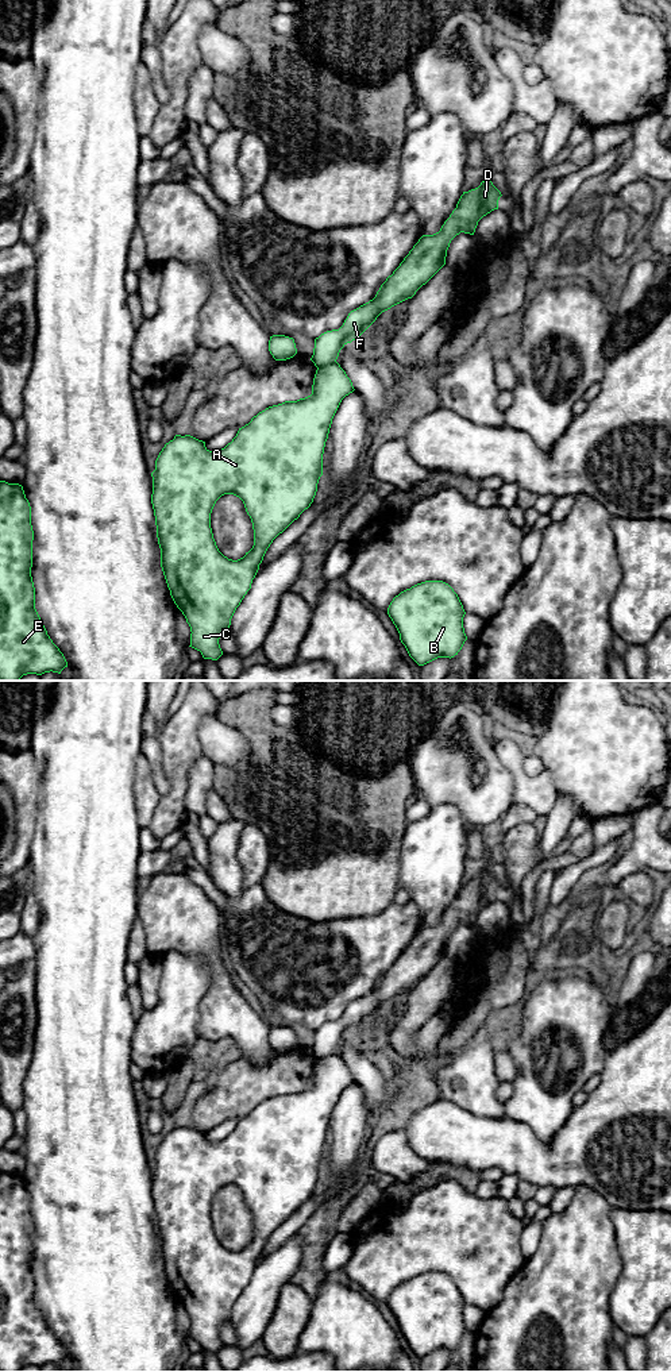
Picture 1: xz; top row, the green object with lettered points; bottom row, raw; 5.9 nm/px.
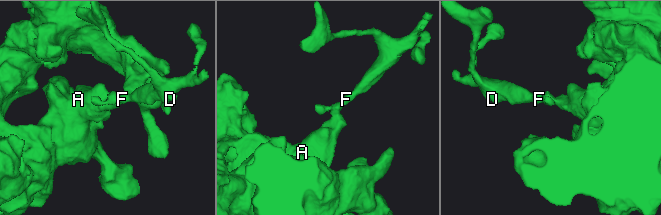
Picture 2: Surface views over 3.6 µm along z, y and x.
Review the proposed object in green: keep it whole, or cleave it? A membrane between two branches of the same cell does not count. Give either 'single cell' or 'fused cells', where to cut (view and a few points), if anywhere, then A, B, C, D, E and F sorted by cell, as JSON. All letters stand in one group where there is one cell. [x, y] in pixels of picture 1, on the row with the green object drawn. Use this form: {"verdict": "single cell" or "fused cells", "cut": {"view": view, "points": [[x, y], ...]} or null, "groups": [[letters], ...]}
{"verdict": "fused cells", "cut": {"view": "xz", "points": [[335, 361], [317, 367]]}, "groups": [["A", "B", "C", "E"], ["D", "F"]]}

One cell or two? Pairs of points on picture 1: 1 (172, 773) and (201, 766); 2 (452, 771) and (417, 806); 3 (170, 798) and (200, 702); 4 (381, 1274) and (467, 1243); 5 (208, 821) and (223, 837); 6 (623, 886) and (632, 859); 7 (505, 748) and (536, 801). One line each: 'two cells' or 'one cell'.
1: two cells
2: two cells
3: one cell
4: one cell
5: two cells
6: two cells
7: one cell

